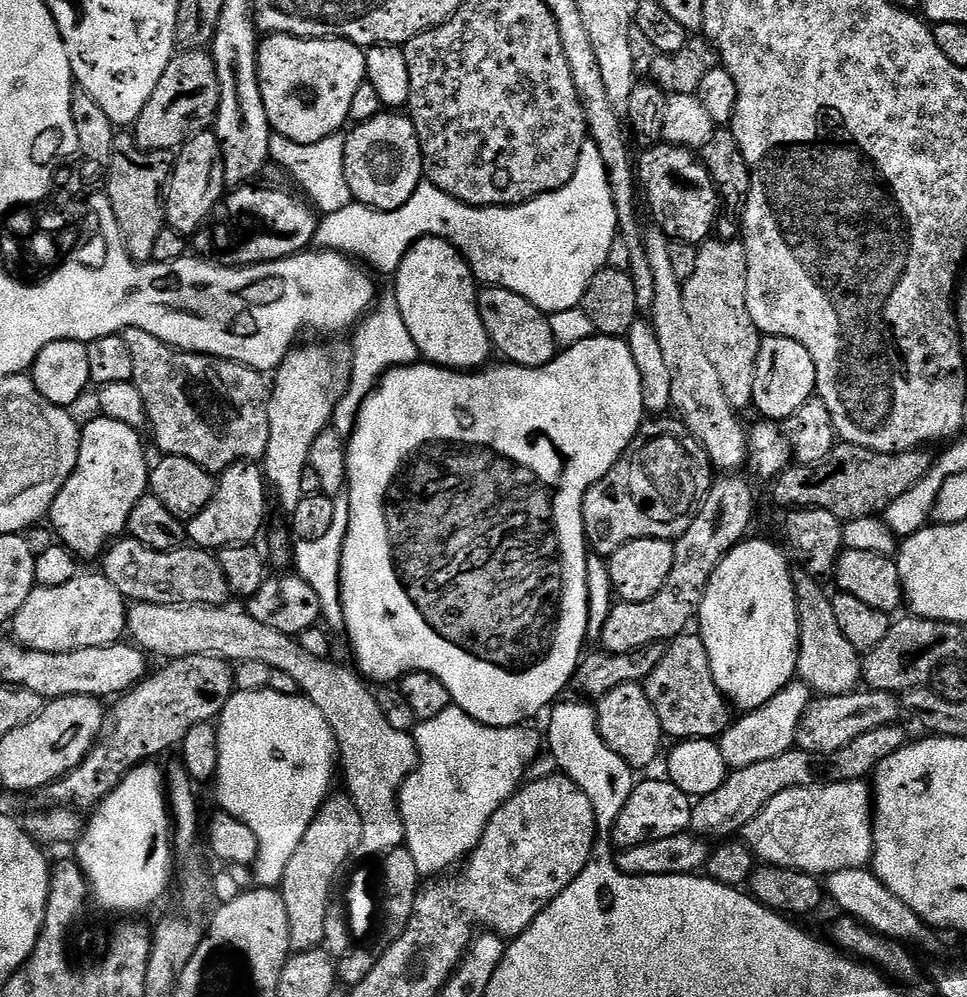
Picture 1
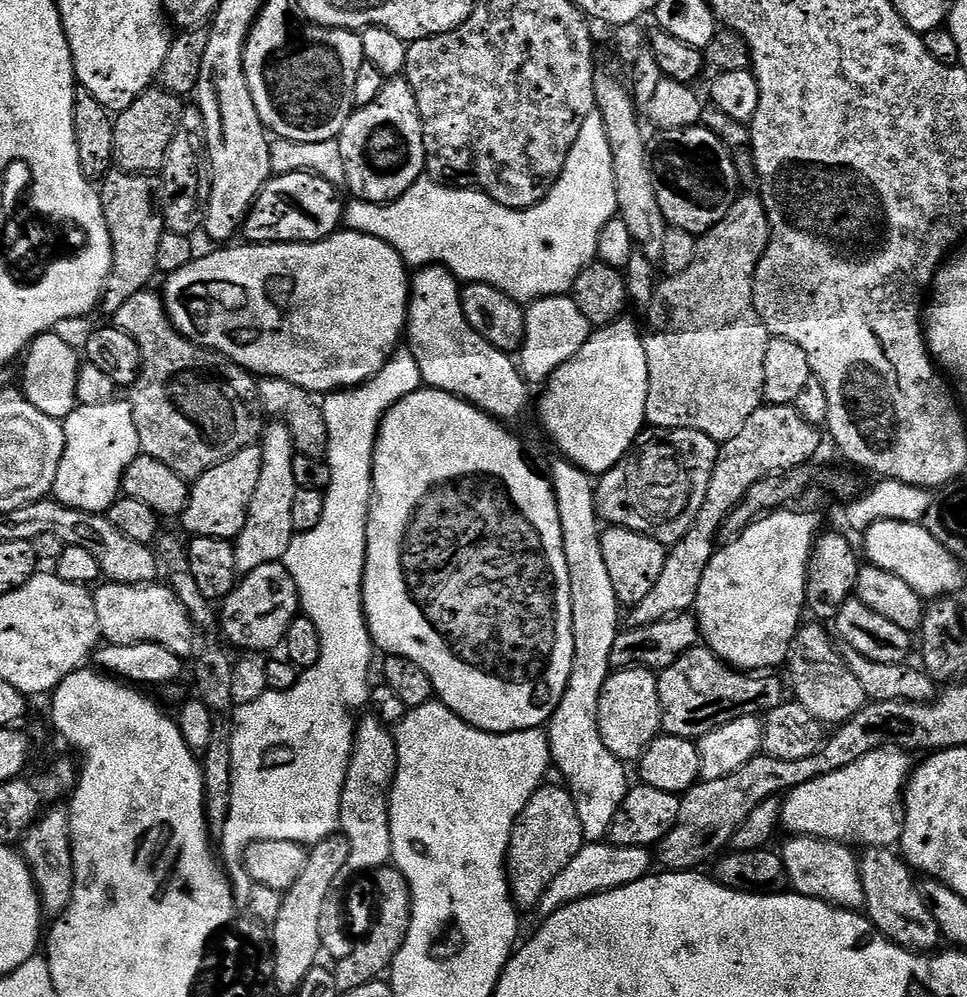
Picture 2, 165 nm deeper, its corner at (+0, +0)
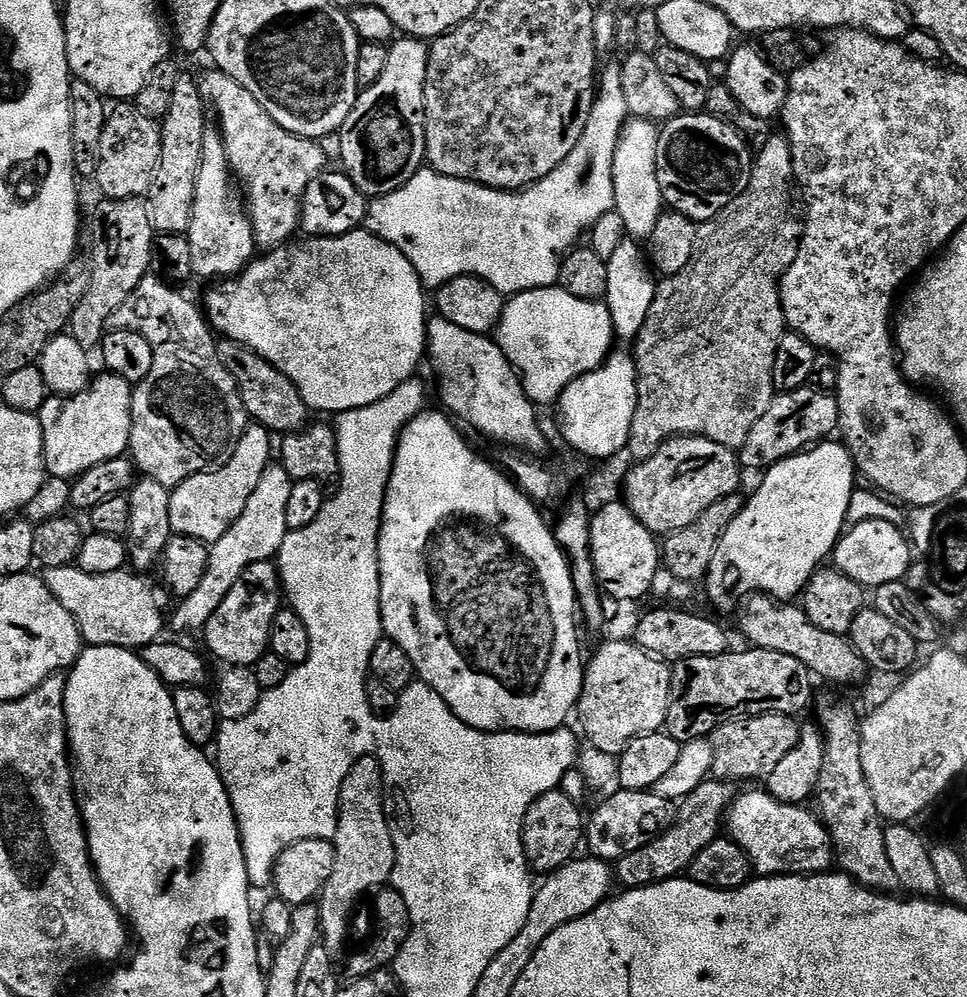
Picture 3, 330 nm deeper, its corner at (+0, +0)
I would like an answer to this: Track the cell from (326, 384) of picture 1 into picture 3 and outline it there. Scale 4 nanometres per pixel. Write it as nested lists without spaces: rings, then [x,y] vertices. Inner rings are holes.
[[[279,462],[269,464],[266,474],[250,494],[250,502],[246,502],[246,510],[242,510],[242,518],[230,526],[230,530],[218,542],[211,545],[208,553],[208,570],[194,594],[183,597],[176,608],[176,613],[170,616],[170,628],[176,632],[199,633],[214,618],[214,610],[222,606],[226,594],[230,594],[230,586],[242,578],[242,574],[250,566],[263,560],[272,560],[289,534],[286,526],[286,506],[290,503],[290,490],[293,481],[284,465]]]

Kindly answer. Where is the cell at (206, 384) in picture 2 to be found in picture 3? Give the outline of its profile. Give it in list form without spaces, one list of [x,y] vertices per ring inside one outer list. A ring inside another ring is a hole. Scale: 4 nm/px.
[[[149,274],[134,290],[134,294],[130,294],[130,298],[126,298],[126,302],[114,310],[108,323],[112,330],[130,330],[142,334],[142,338],[146,338],[154,350],[154,366],[150,366],[150,374],[135,385],[132,393],[132,433],[128,447],[137,469],[144,476],[162,482],[162,486],[170,490],[194,474],[210,472],[230,462],[250,423],[242,394],[230,370],[220,360],[218,340],[205,313],[172,288],[175,287],[169,281],[159,275]]]

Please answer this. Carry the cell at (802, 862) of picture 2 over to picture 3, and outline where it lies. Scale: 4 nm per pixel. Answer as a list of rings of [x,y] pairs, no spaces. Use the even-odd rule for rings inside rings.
[[[767,791],[748,792],[737,795],[728,809],[726,832],[734,843],[748,856],[748,861],[761,877],[765,876],[819,876],[829,871],[834,864],[832,839],[825,828],[823,819],[815,811],[807,812],[807,807],[799,804],[778,802]]]

